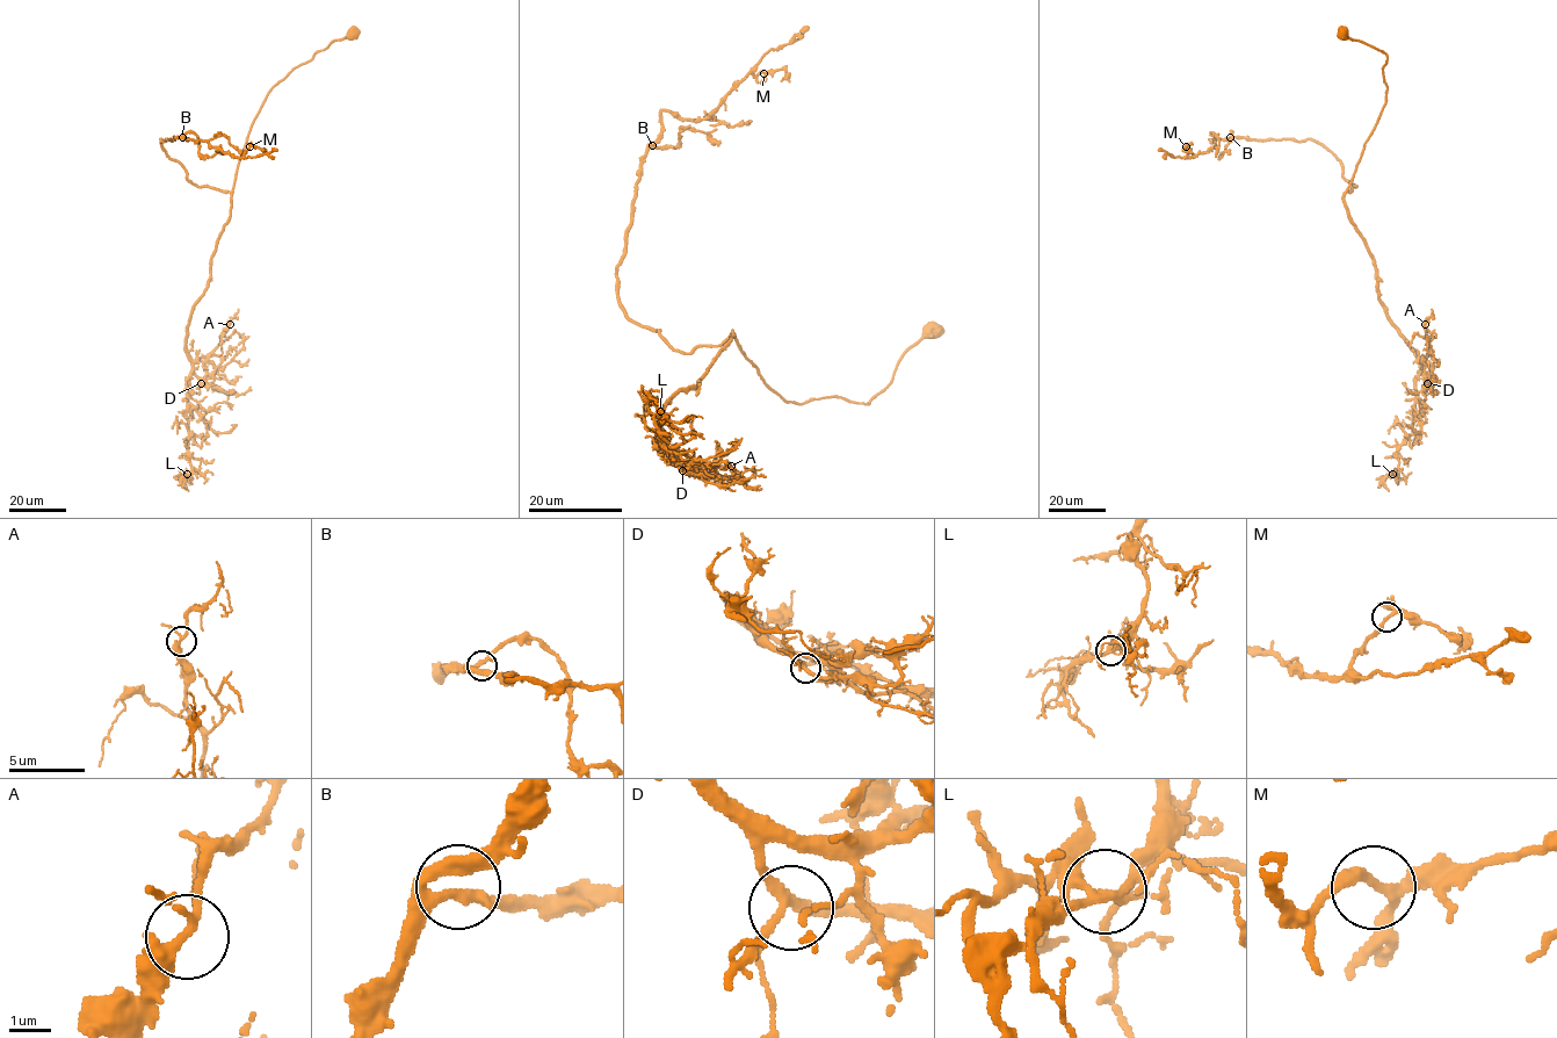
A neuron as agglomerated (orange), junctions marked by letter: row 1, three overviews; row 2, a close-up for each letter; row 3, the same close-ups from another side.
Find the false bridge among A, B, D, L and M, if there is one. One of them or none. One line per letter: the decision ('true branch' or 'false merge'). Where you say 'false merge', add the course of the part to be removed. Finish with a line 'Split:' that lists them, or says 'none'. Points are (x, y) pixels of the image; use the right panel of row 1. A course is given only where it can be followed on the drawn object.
A: true branch
B: true branch
D: true branch
L: false merge | (1392, 474), (1383, 481), (1389, 490)
M: true branch
Split: L

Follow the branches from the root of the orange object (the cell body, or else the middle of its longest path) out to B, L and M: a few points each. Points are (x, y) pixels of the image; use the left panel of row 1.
B: (353, 33), (272, 89), (250, 131), (231, 192), (187, 179), (161, 146), (161, 139), (182, 137)
L: (353, 33), (281, 80), (247, 137), (231, 216), (187, 328), (186, 352), (193, 363), (187, 474)
M: (353, 33), (272, 89), (250, 131), (231, 192), (190, 182), (161, 139), (207, 141), (239, 157), (250, 146)

